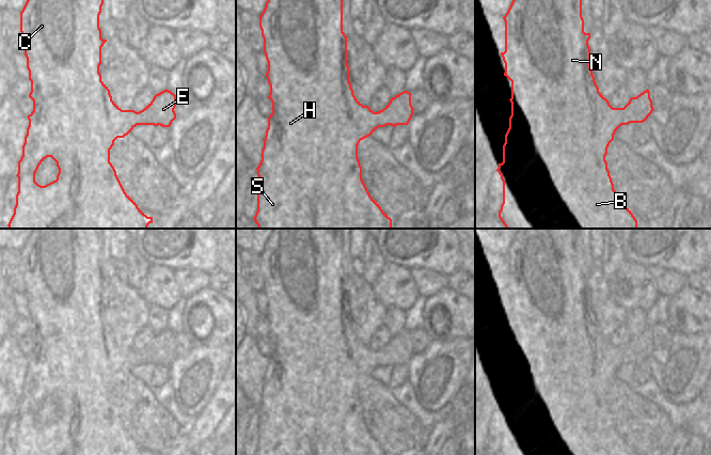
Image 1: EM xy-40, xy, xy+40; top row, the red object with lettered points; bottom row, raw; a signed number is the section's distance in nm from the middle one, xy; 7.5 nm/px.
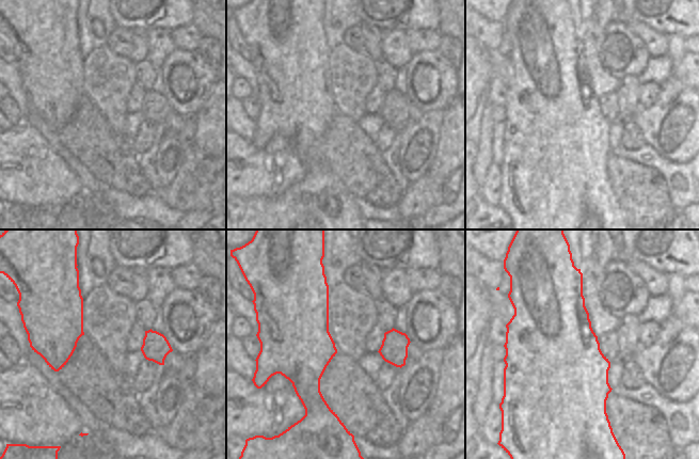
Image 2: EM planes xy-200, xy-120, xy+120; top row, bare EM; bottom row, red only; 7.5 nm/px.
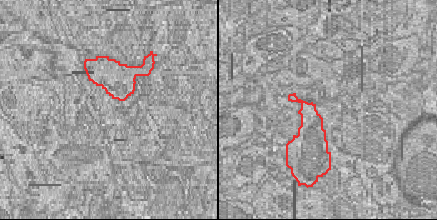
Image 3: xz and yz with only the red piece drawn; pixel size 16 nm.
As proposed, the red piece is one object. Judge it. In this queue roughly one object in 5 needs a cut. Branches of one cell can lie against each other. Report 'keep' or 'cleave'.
keep

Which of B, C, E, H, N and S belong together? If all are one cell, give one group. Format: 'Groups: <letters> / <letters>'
Groups: B C E H N S

